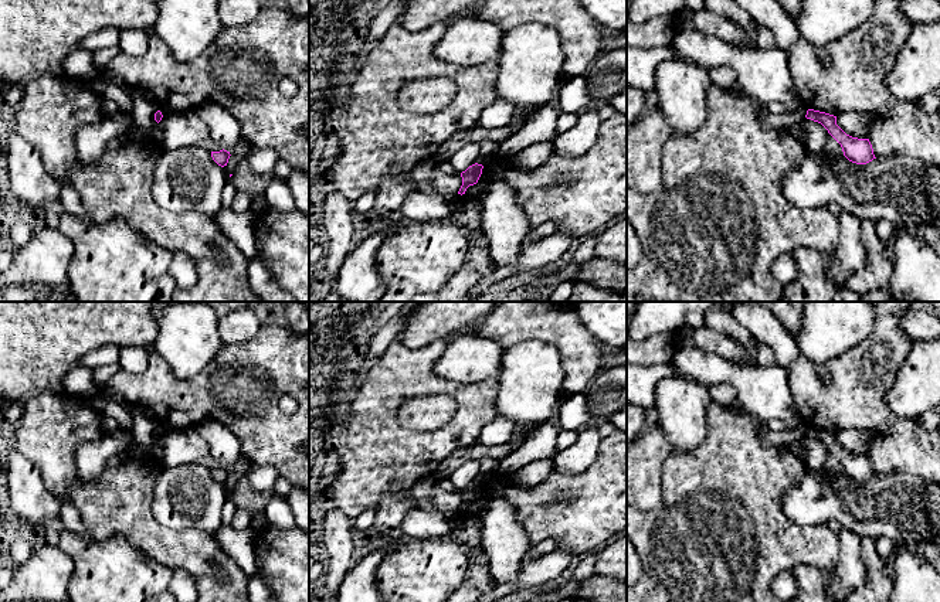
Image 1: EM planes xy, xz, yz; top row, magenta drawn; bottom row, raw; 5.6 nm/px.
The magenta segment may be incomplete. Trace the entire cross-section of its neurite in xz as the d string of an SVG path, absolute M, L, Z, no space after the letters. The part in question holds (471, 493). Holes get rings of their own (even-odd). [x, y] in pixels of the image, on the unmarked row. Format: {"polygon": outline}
{"polygon": "M475 480L475 482L469 483L465 489L461 490L462 503L458 509L458 511L461 511L461 513L465 511L465 509L469 503L474 503L478 500L479 494L482 492L482 486L483 486L482 482Z"}

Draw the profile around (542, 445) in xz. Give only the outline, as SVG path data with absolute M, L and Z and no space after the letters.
M544 421L529 439L496 463L498 472L512 475L533 460L552 460L556 455L557 433L553 424Z

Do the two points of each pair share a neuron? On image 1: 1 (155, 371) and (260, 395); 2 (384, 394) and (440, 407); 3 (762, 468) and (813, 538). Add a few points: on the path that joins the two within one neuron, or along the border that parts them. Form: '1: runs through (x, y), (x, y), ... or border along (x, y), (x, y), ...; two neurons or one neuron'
1: runs through (180, 395), (234, 395); one neuron
2: border along (441, 394), (410, 398), (399, 410), (396, 421); two neurons
3: runs through (762, 489), (762, 503), (791, 533); one neuron

